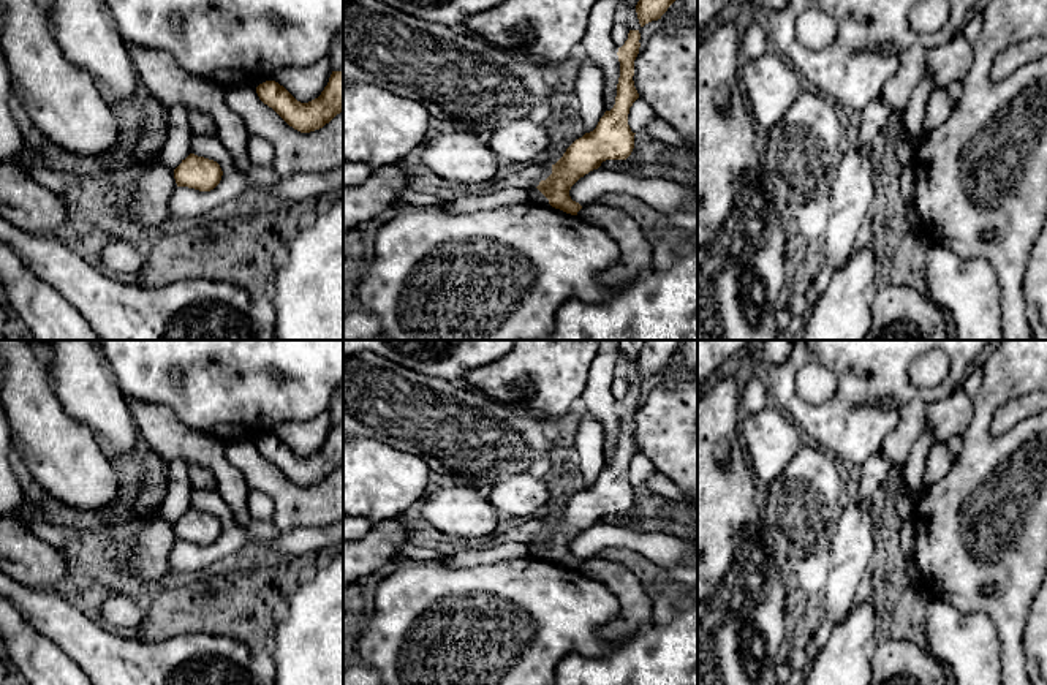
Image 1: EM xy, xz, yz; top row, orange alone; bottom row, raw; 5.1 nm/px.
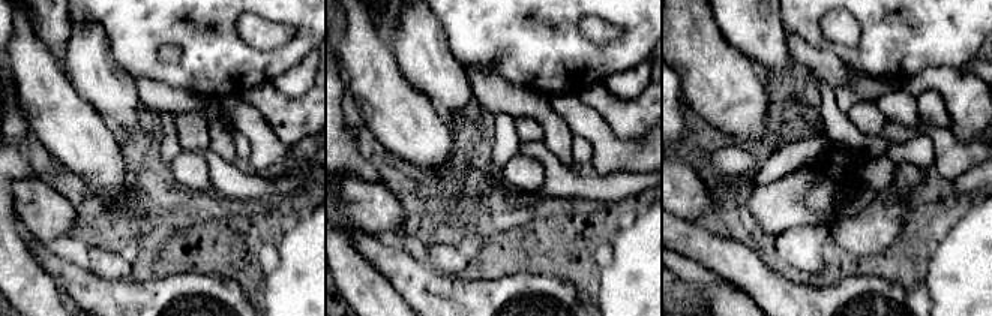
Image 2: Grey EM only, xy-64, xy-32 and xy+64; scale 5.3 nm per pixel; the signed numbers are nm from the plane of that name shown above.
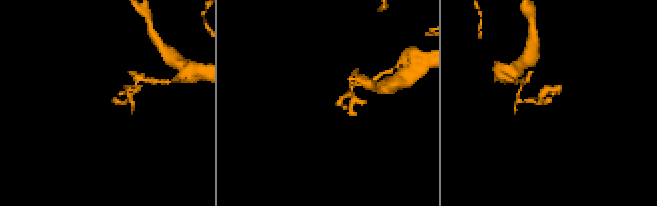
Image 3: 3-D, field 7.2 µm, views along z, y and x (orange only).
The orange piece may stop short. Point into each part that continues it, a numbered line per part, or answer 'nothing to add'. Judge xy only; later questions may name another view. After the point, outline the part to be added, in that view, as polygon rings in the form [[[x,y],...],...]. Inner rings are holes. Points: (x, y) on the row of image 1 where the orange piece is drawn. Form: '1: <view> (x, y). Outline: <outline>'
nothing to add

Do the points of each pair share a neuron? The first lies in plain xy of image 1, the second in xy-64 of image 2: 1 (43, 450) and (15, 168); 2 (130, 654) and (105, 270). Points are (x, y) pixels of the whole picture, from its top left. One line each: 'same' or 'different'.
1: different
2: different

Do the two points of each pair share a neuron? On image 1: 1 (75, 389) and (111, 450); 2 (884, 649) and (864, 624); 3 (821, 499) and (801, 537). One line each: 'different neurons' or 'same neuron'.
1: same neuron
2: different neurons
3: same neuron

